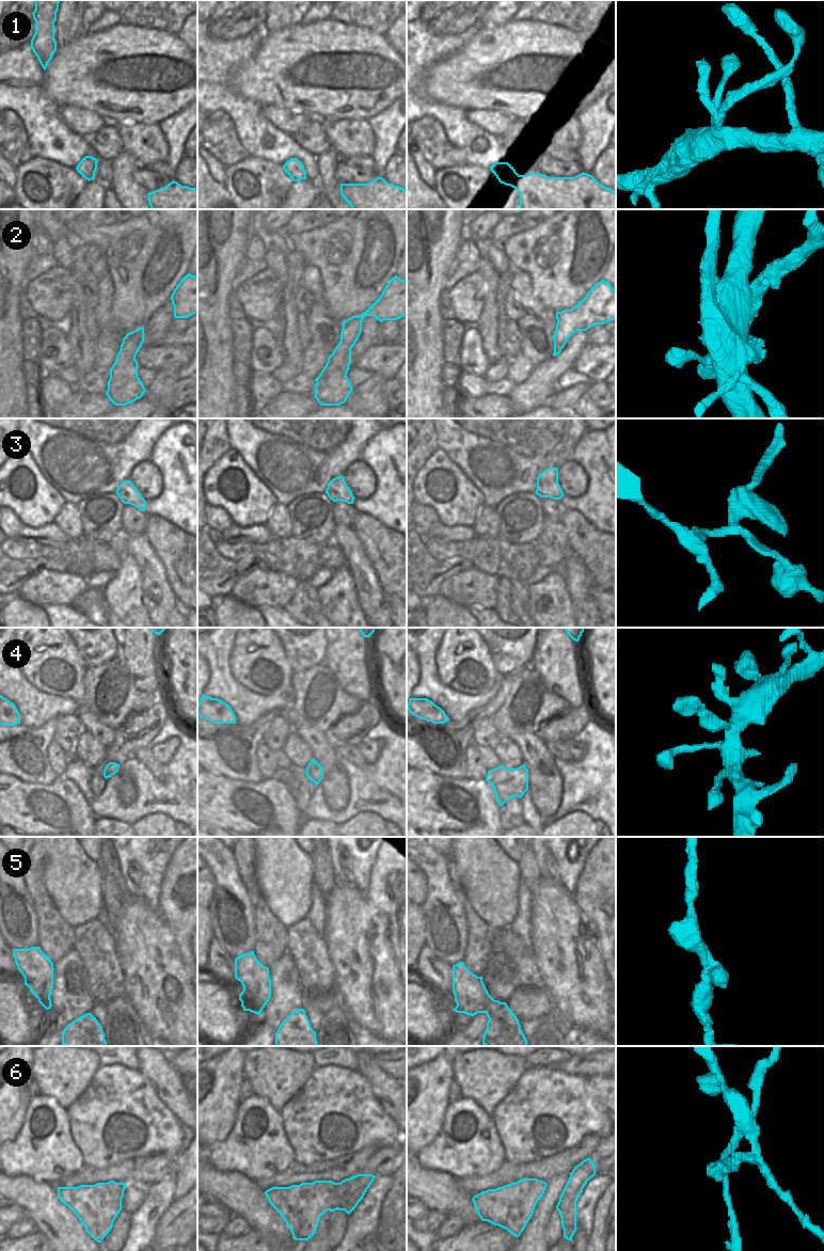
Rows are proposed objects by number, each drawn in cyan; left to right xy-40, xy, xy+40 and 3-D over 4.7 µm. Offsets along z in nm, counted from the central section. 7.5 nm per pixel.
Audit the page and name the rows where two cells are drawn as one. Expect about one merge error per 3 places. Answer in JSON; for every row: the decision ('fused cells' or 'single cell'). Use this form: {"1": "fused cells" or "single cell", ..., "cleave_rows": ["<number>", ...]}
{"1": "single cell", "2": "fused cells", "3": "single cell", "4": "single cell", "5": "single cell", "6": "fused cells", "cleave_rows": ["2", "6"]}

